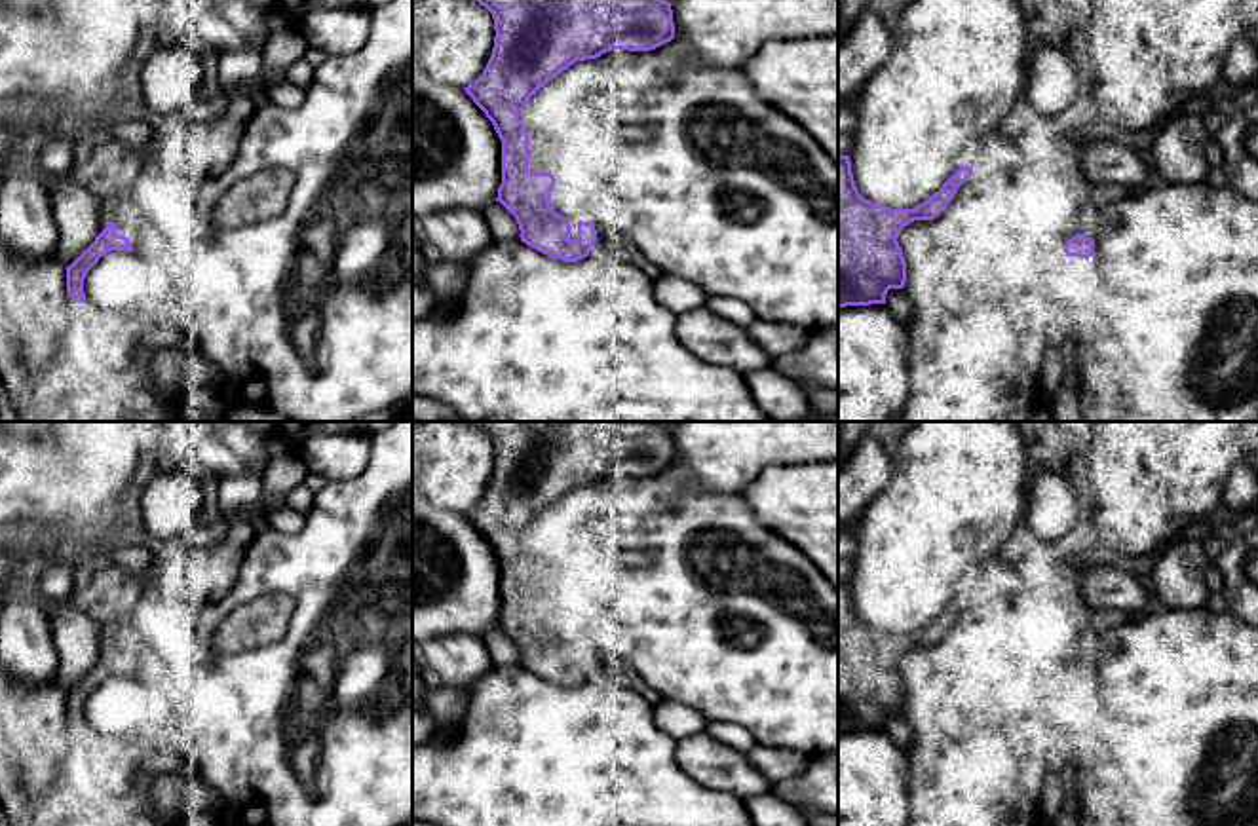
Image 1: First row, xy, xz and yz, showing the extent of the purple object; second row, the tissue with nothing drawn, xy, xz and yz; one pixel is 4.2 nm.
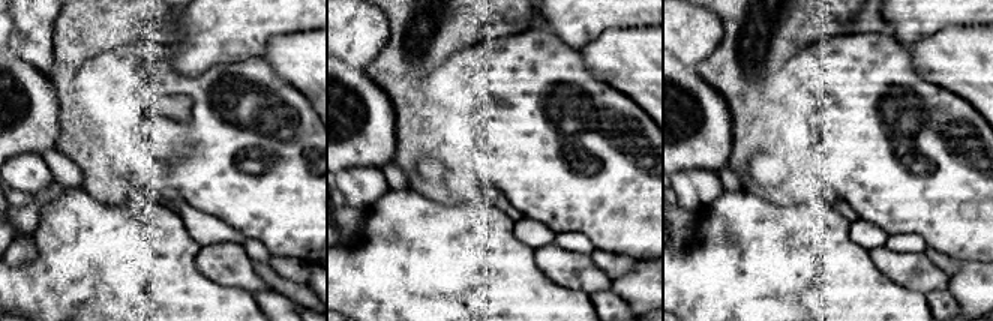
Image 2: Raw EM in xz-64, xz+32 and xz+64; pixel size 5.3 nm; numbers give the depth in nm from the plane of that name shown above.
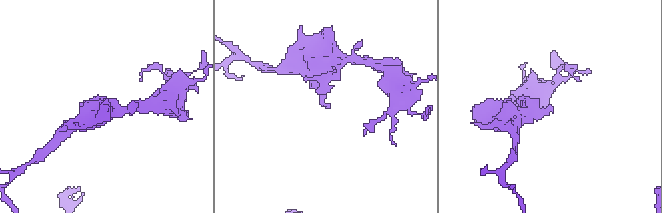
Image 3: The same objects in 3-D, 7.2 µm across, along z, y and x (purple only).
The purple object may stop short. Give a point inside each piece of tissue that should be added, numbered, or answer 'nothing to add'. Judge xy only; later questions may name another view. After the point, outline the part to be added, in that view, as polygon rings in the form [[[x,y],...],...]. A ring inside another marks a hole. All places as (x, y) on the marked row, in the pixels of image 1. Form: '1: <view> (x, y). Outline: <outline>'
1: xy (103, 283). Outline: [[[110,251],[87,272],[84,279],[86,298],[105,310],[122,310],[125,277],[144,277],[146,264],[133,251]]]

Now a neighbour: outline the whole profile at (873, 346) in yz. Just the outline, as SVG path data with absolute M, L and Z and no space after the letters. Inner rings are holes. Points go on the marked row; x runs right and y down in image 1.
M886 304L838 308L838 422L899 422L908 395L906 327Z

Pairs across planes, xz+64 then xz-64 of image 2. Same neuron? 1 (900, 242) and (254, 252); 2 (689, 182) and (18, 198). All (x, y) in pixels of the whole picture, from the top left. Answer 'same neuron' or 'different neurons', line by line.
1: same neuron
2: different neurons

